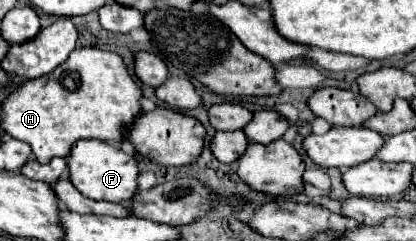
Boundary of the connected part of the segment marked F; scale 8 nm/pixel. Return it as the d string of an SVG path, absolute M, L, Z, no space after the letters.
M79 140L69 154L69 180L71 184L91 200L107 200L125 204L137 194L139 164L135 156L125 154L121 148L103 140Z

